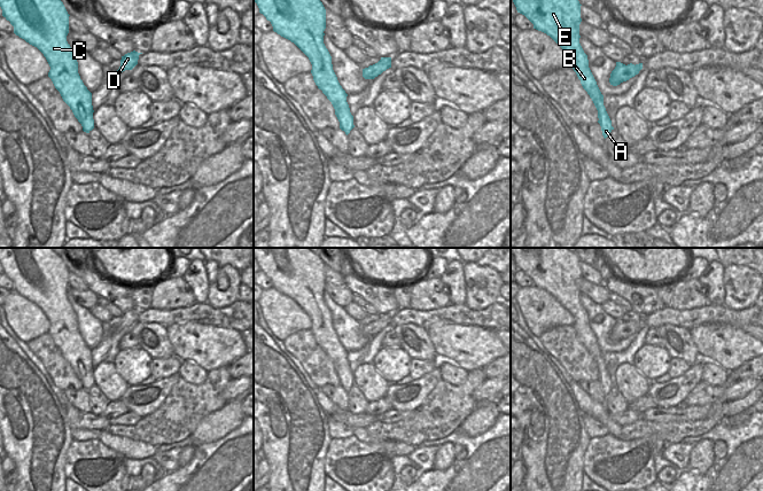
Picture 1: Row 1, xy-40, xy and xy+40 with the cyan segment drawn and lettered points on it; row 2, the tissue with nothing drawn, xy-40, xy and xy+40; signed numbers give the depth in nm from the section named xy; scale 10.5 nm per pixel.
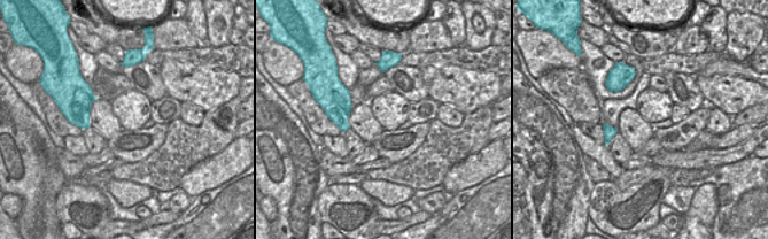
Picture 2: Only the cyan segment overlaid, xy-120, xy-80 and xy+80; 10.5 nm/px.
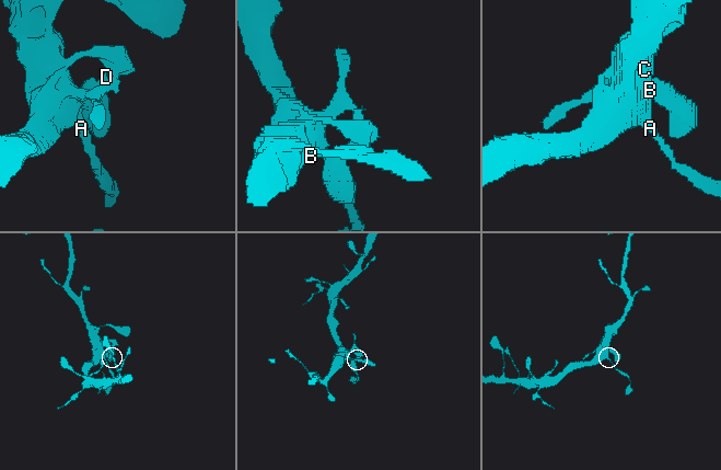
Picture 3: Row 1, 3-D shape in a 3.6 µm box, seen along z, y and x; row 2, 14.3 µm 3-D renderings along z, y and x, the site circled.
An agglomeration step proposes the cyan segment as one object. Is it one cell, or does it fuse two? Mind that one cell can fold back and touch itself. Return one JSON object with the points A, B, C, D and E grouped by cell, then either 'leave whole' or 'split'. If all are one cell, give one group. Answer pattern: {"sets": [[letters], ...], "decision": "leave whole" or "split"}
{"sets": [["A", "B", "C", "D", "E"]], "decision": "leave whole"}

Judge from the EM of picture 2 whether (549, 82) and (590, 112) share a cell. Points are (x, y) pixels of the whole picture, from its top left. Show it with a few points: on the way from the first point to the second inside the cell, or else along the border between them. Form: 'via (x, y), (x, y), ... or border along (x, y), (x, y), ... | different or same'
via (559, 85), (564, 85), (580, 101) | same

